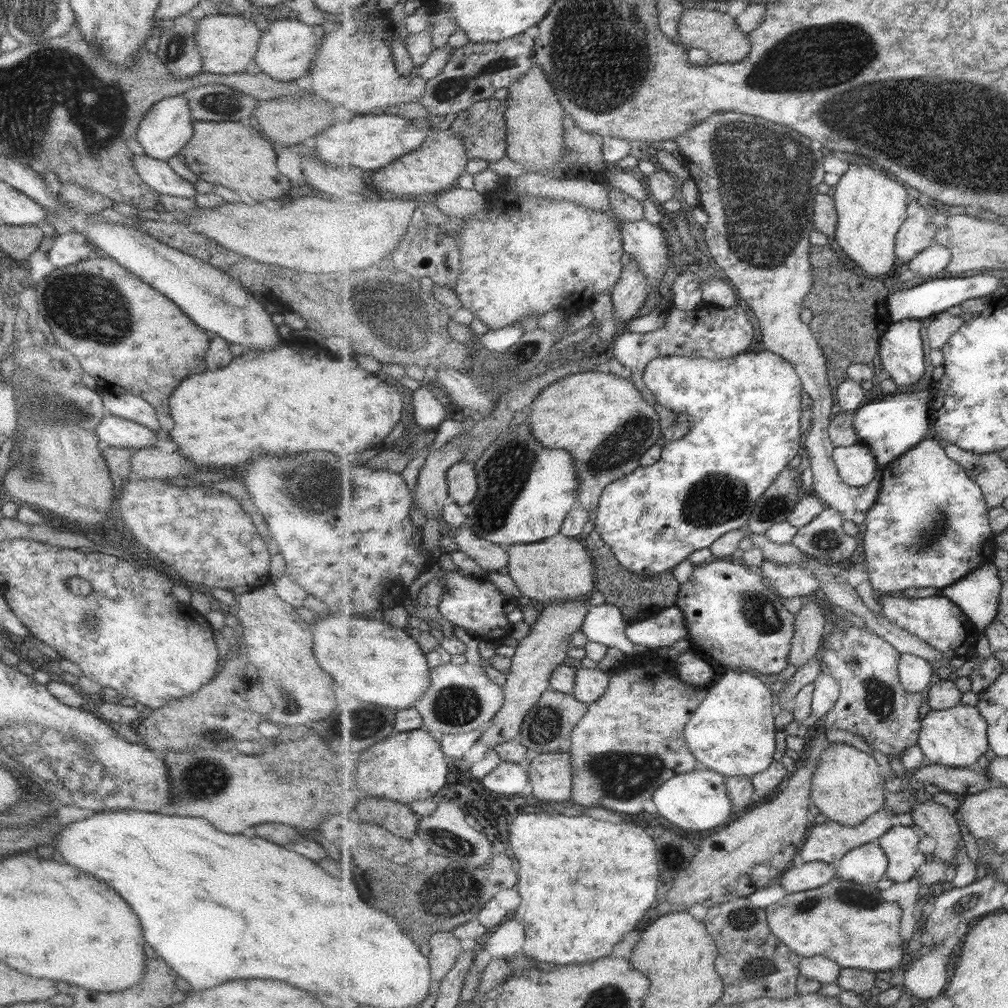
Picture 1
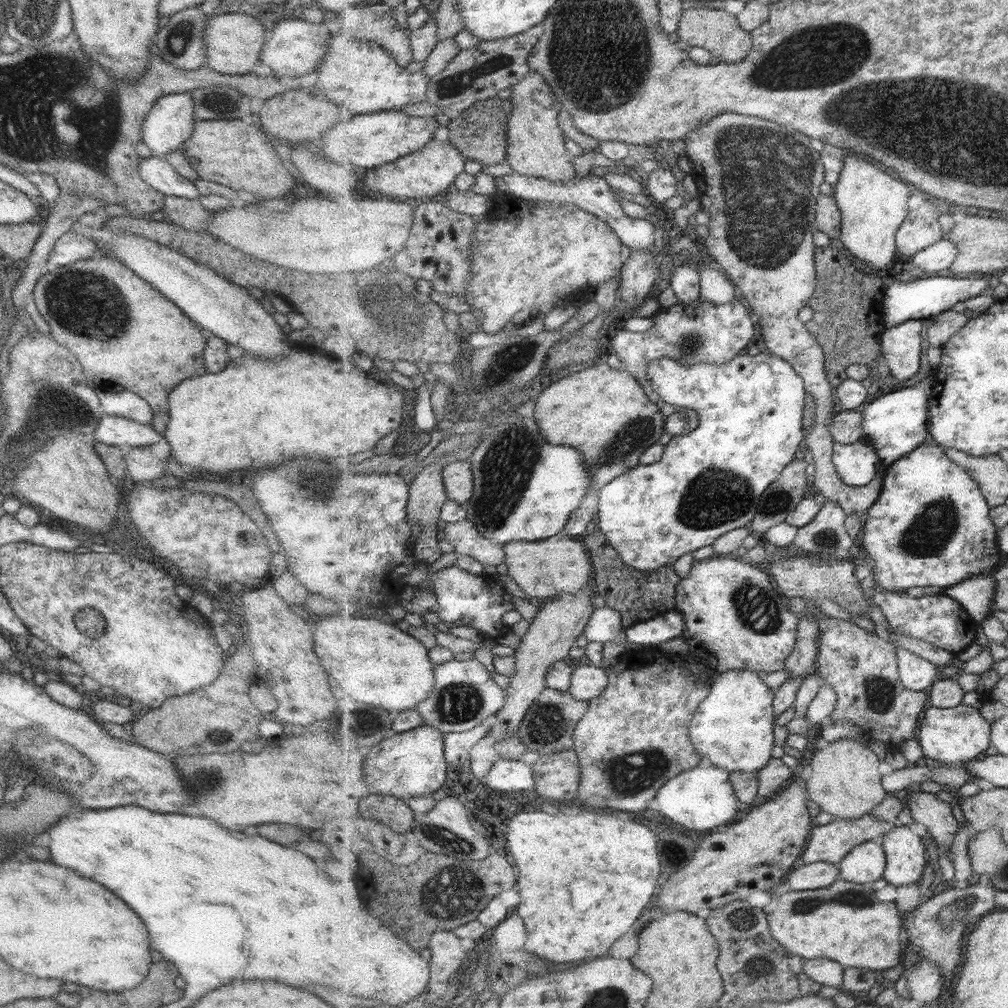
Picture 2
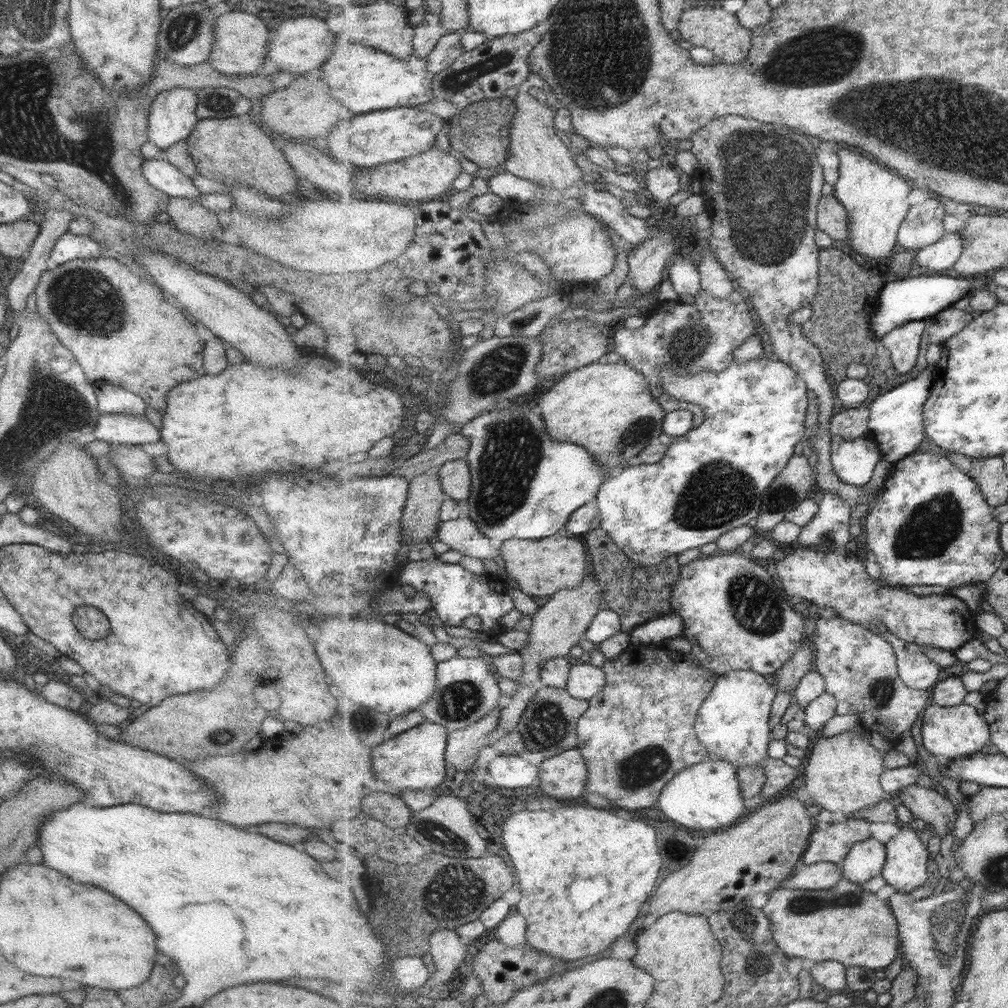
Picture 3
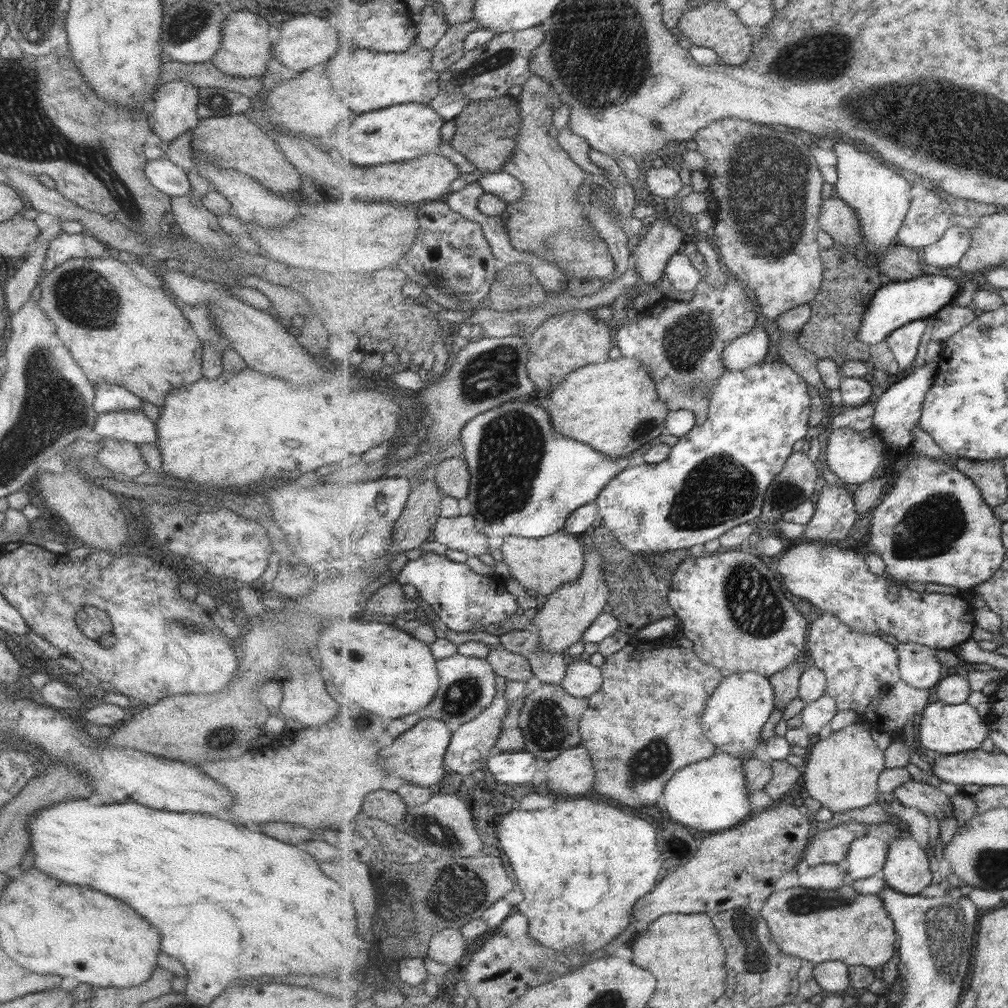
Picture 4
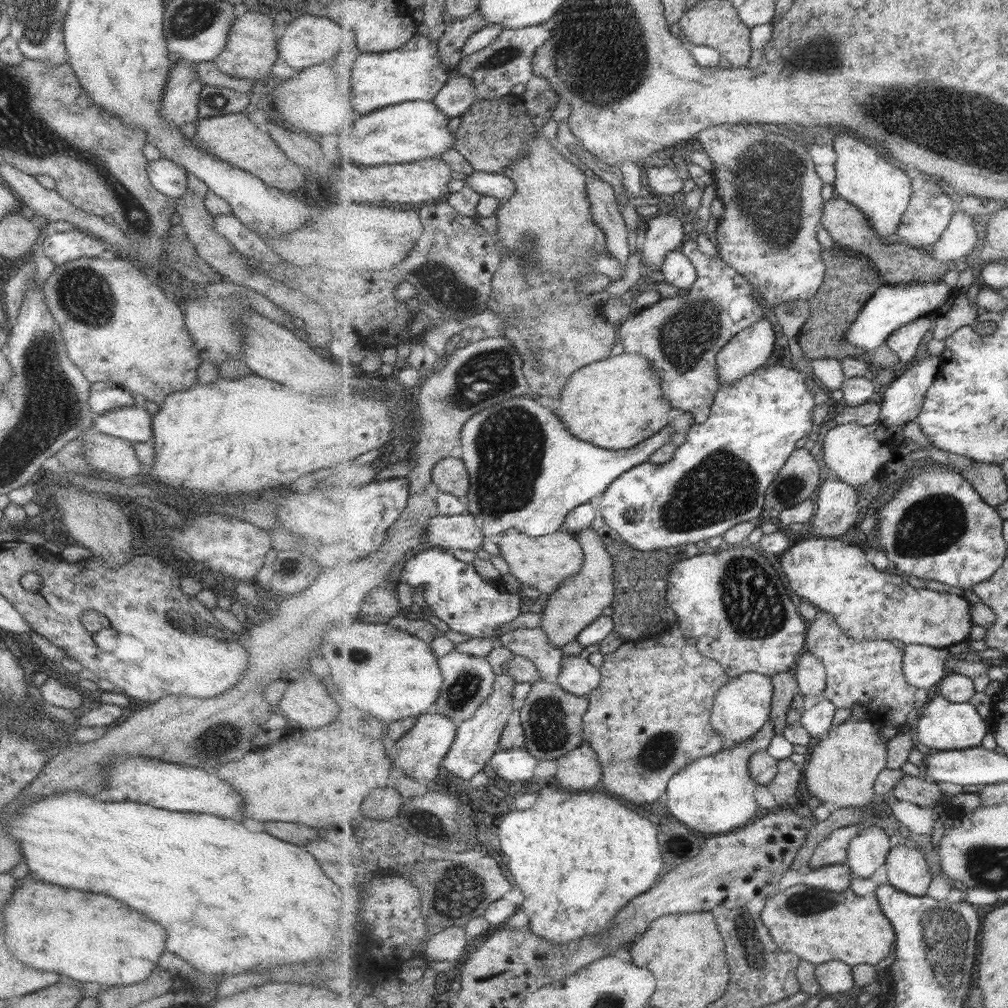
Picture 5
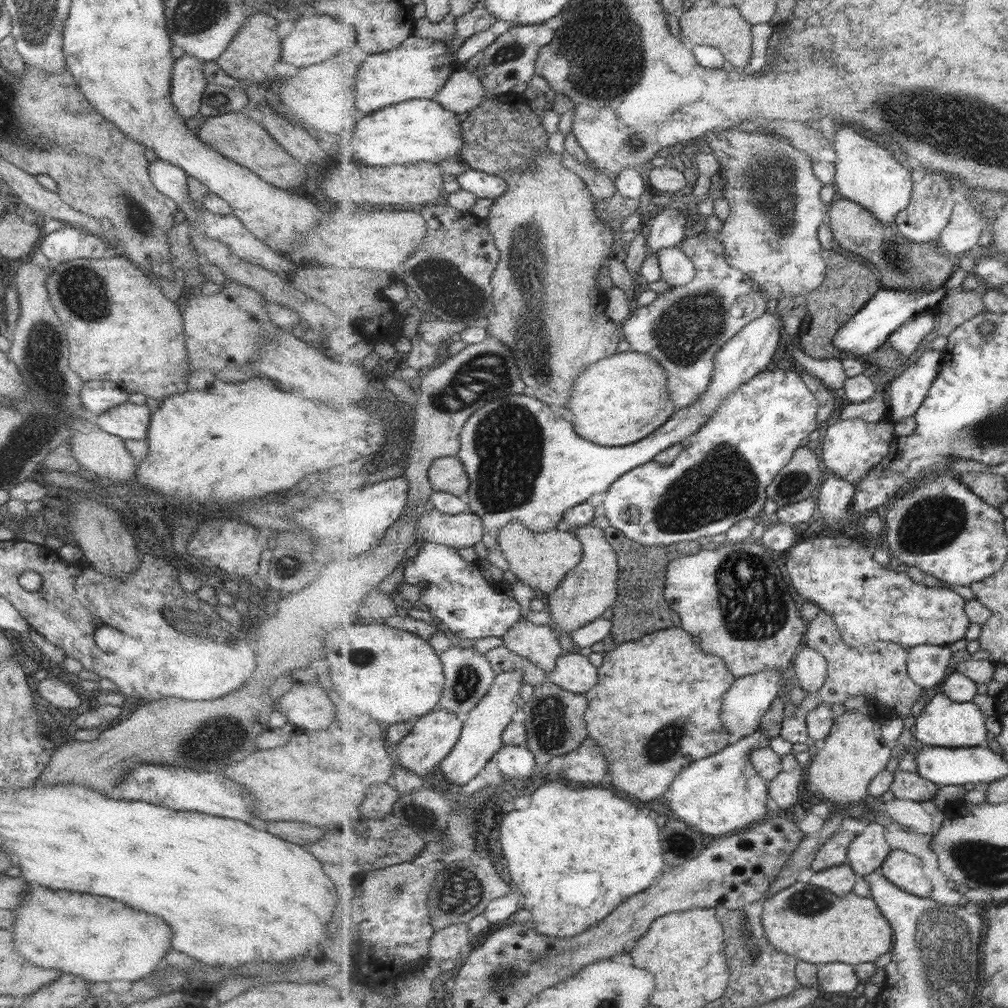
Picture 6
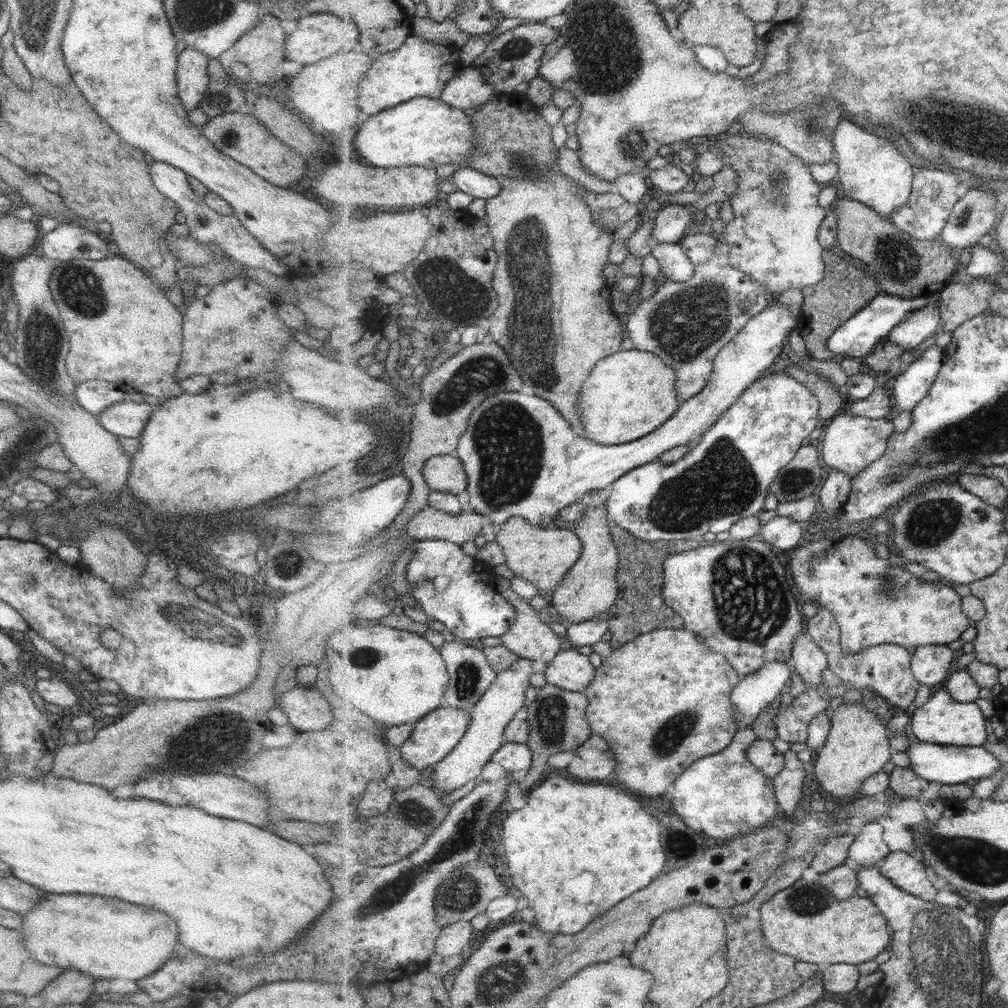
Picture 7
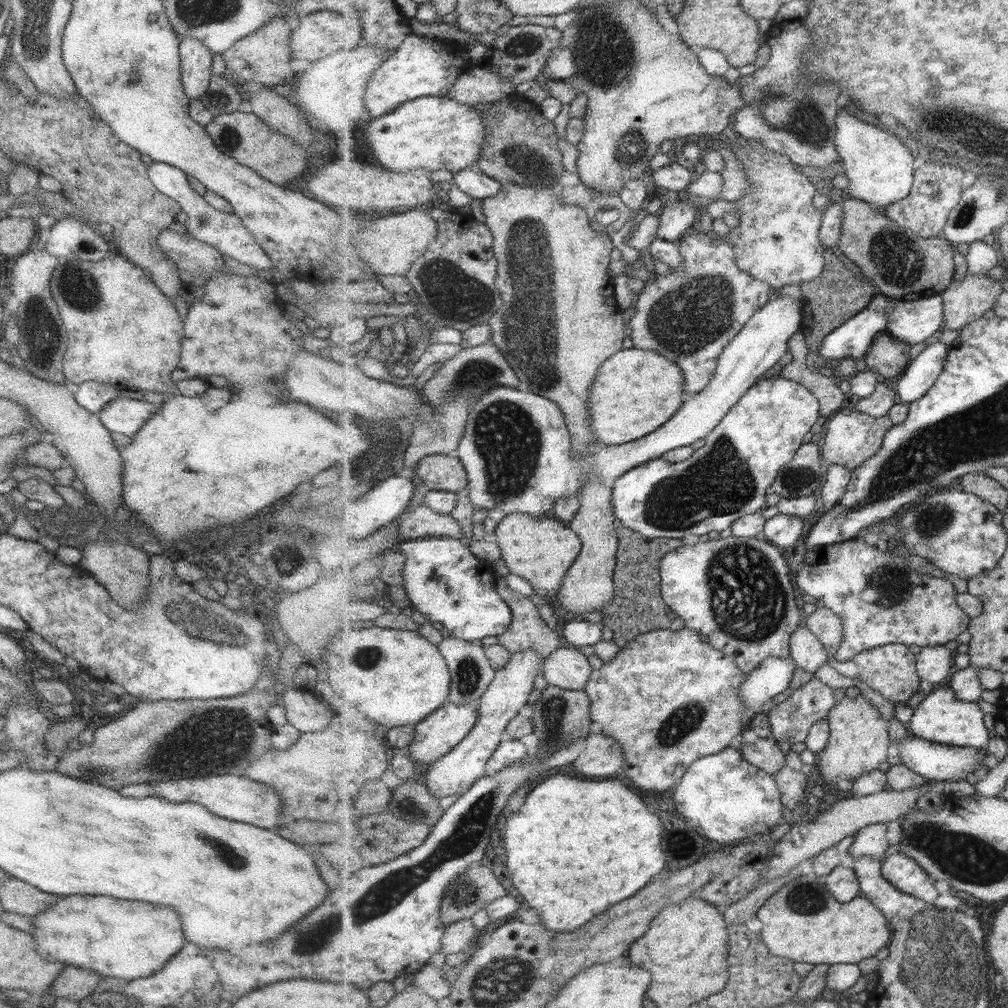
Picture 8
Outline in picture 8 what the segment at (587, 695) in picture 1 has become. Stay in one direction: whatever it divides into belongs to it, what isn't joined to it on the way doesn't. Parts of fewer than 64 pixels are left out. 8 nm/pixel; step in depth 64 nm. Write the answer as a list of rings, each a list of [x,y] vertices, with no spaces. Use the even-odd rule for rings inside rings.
[[[570,645],[552,653],[545,660],[542,670],[548,685],[579,691],[585,691],[593,671],[590,658]]]

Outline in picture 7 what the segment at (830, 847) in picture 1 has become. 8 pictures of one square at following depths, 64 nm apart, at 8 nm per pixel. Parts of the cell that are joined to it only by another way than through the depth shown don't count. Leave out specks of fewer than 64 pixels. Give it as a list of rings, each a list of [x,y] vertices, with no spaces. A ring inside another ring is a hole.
[[[847,832],[833,839],[829,839],[816,853],[815,860],[812,862],[812,868],[818,873],[826,873],[837,866],[845,864],[849,858],[849,851],[853,842],[858,836]]]

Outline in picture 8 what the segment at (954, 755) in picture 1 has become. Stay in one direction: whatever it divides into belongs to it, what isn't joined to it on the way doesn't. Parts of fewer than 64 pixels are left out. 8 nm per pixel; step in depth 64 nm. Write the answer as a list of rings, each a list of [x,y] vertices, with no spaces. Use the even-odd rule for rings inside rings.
[[[942,687],[931,692],[915,709],[910,720],[912,734],[926,741],[944,745],[985,749],[989,744],[989,730],[985,726],[985,713],[977,702],[957,699],[950,687]]]

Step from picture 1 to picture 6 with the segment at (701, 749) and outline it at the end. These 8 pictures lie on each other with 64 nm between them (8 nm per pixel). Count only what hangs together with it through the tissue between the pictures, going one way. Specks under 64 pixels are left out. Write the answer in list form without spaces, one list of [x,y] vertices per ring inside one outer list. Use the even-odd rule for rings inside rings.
[[[771,668],[742,678],[736,678],[736,682],[723,697],[723,711],[721,711],[721,722],[729,732],[730,744],[735,744],[750,734],[758,733],[765,714],[771,708],[773,700],[780,694],[785,678],[790,677],[790,675],[791,670],[785,672],[777,668]]]

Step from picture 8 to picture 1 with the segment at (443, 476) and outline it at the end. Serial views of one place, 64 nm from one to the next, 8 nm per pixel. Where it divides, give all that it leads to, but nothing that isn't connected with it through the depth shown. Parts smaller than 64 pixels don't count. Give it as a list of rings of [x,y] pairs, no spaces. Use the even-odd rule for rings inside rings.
[[[461,461],[447,472],[449,494],[458,505],[471,505],[479,492],[479,478],[473,462]]]

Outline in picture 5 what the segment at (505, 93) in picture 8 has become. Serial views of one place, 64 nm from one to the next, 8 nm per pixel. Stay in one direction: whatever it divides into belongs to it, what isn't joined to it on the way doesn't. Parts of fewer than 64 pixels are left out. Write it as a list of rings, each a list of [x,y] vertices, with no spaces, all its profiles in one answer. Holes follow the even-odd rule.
[[[453,75],[447,85],[432,100],[439,106],[439,110],[451,118],[461,117],[473,103],[479,99],[479,90],[473,78],[467,76]]]

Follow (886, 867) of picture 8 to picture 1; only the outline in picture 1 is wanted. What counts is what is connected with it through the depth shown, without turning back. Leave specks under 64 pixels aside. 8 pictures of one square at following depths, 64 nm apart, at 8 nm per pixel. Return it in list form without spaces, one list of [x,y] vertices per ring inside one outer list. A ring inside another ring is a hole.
[[[895,823],[894,827],[877,840],[889,857],[887,878],[894,883],[909,882],[930,859],[919,850],[919,836],[911,826]]]

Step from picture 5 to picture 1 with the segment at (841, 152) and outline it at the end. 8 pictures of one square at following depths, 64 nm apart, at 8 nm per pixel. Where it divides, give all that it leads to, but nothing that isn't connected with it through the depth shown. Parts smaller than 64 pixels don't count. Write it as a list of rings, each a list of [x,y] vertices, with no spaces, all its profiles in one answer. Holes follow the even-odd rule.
[[[851,166],[831,191],[839,214],[839,227],[834,236],[847,256],[867,277],[894,272],[898,264],[896,240],[901,226],[907,221],[907,190],[899,181],[879,174],[871,166]]]

